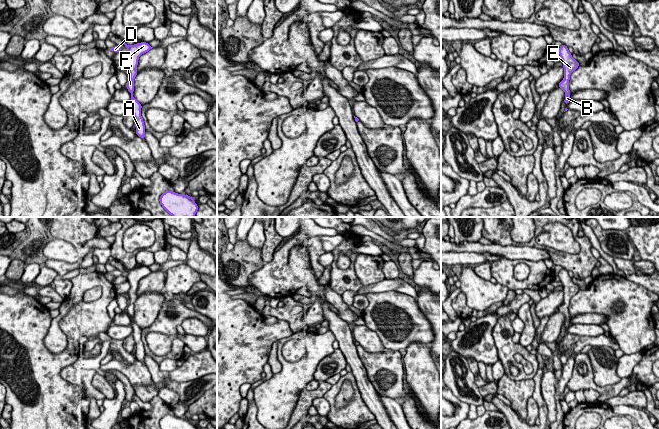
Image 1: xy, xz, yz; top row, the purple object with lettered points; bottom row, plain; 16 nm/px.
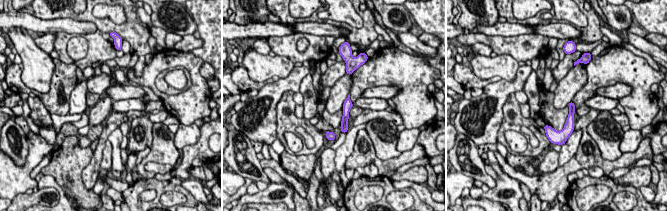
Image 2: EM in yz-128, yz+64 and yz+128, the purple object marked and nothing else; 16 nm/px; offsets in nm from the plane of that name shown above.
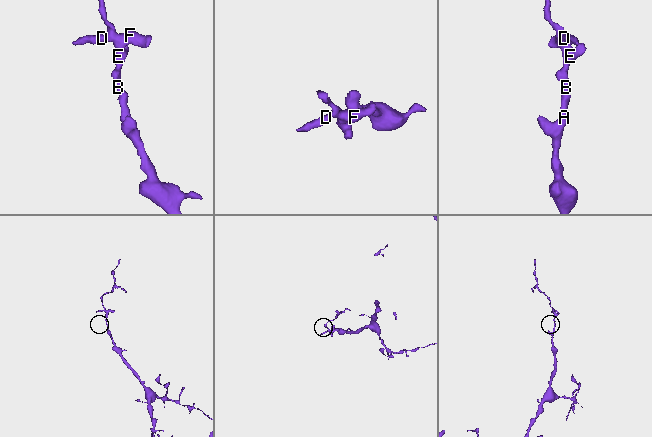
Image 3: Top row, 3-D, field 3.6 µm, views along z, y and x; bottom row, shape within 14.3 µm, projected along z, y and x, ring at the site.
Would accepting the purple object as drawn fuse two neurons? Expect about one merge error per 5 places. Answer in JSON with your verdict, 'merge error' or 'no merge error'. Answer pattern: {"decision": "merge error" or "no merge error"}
{"decision": "no merge error"}

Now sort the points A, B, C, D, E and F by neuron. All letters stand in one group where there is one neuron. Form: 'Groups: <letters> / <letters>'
Groups: A B C D E F

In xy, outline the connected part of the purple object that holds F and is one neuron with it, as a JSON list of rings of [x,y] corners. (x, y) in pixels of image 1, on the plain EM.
[[[124,266],[125,271],[127,272],[127,280],[130,283],[130,290],[128,291],[128,295],[130,297],[130,303],[126,308],[126,312],[131,318],[131,326],[133,329],[132,335],[135,341],[135,351],[136,351],[136,359],[145,363],[145,349],[143,342],[141,340],[142,329],[134,322],[134,303],[137,300],[137,289],[139,281],[151,274],[153,271],[149,269],[147,266],[140,266],[134,269],[128,269]]]

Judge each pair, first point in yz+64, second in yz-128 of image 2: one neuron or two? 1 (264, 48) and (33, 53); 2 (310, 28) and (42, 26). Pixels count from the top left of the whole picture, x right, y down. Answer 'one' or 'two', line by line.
1: two
2: one

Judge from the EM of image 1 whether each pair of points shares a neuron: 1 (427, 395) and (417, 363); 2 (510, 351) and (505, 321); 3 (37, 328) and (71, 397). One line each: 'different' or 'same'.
1: same
2: same
3: same

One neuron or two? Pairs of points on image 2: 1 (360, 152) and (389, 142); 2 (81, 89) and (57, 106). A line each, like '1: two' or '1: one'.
1: two
2: two

